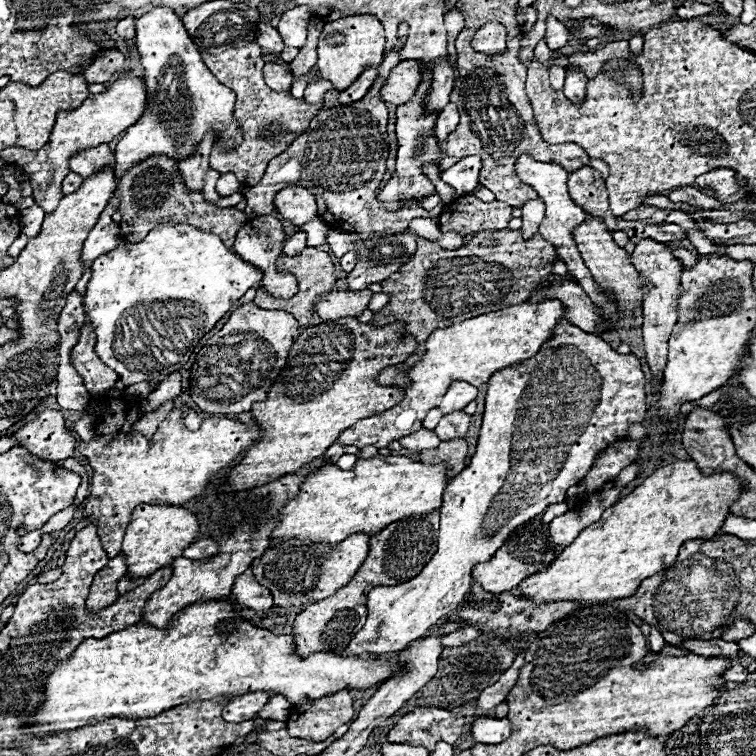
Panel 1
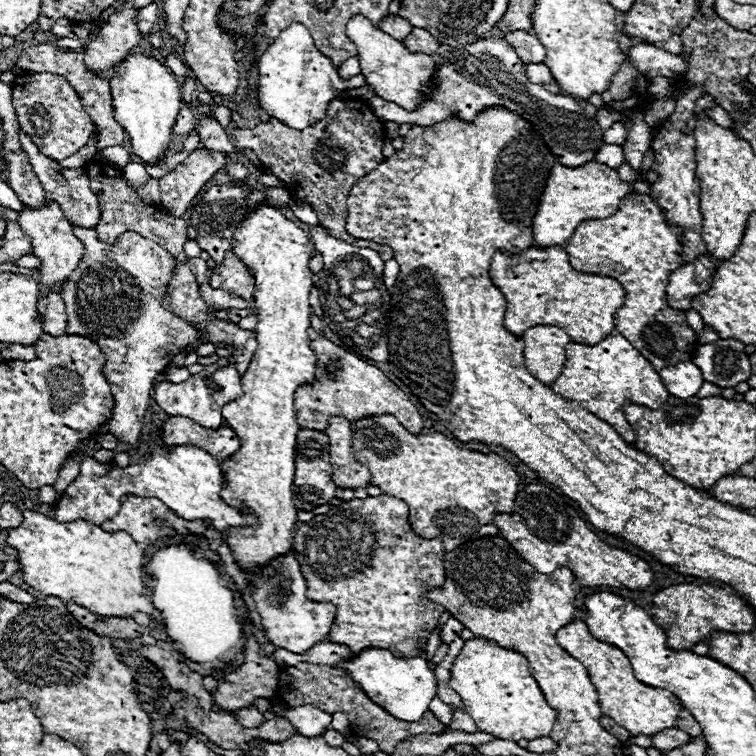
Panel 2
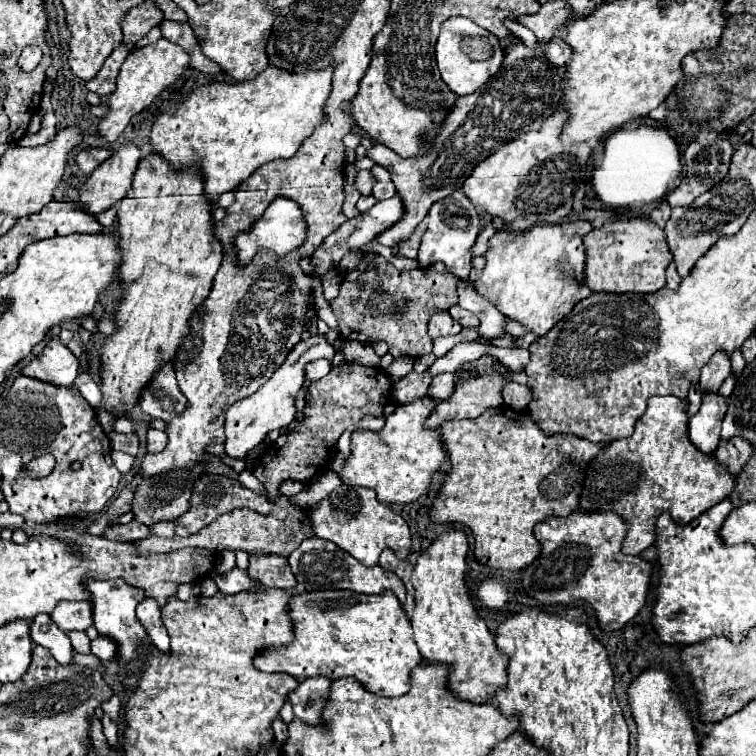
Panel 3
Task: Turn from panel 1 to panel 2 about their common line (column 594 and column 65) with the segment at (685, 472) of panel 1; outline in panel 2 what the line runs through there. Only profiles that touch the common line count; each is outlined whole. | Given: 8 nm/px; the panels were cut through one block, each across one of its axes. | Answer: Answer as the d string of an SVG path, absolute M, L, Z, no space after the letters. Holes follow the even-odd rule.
M32 510L22 514L22 524L8 532L6 542L18 552L22 580L36 592L76 602L104 616L128 618L134 612L154 612L142 566L144 550L124 530L106 532L88 520L56 522Z

